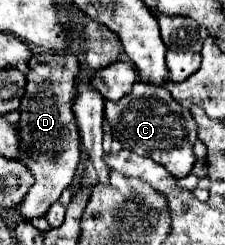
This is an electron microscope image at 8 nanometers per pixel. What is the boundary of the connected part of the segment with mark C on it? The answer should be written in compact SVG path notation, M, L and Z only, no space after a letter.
M136 82L132 92L118 102L106 102L106 120L112 126L112 136L120 140L126 150L140 156L150 156L176 178L192 172L196 162L192 146L198 140L198 126L192 112L182 108L164 86Z

